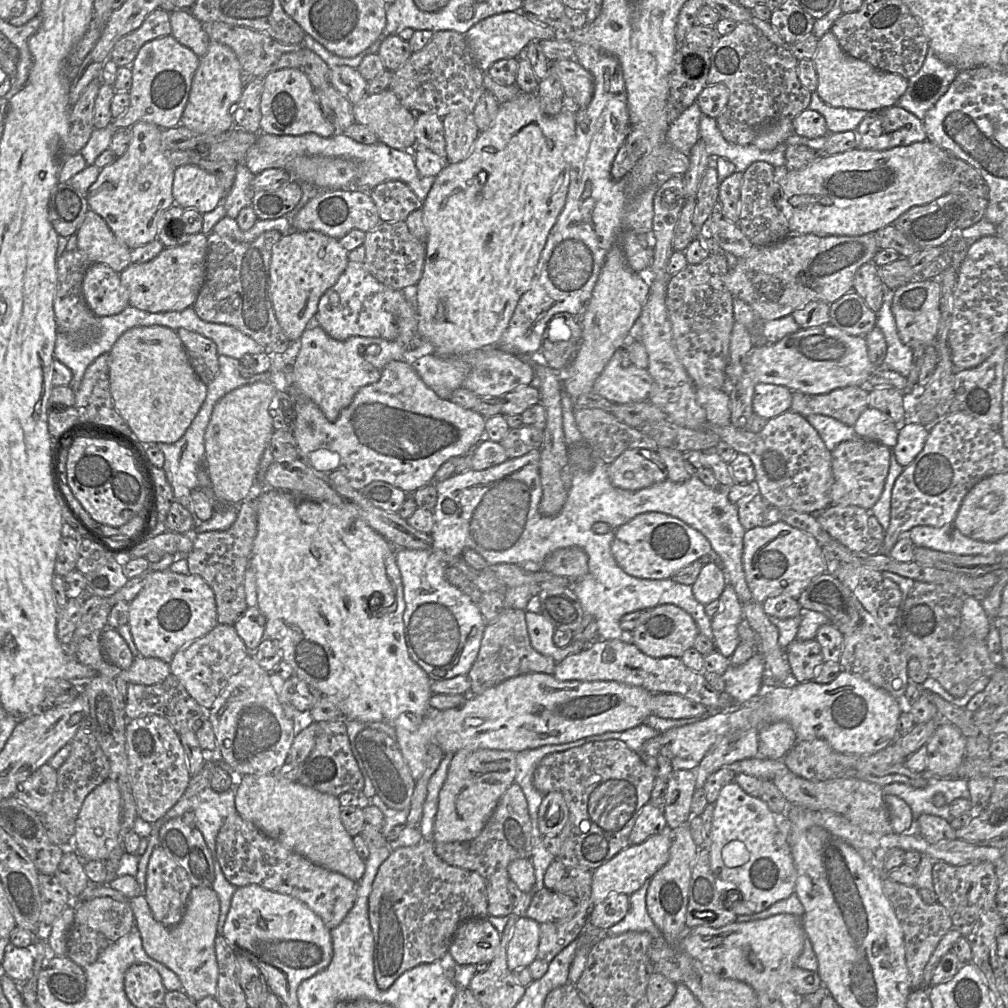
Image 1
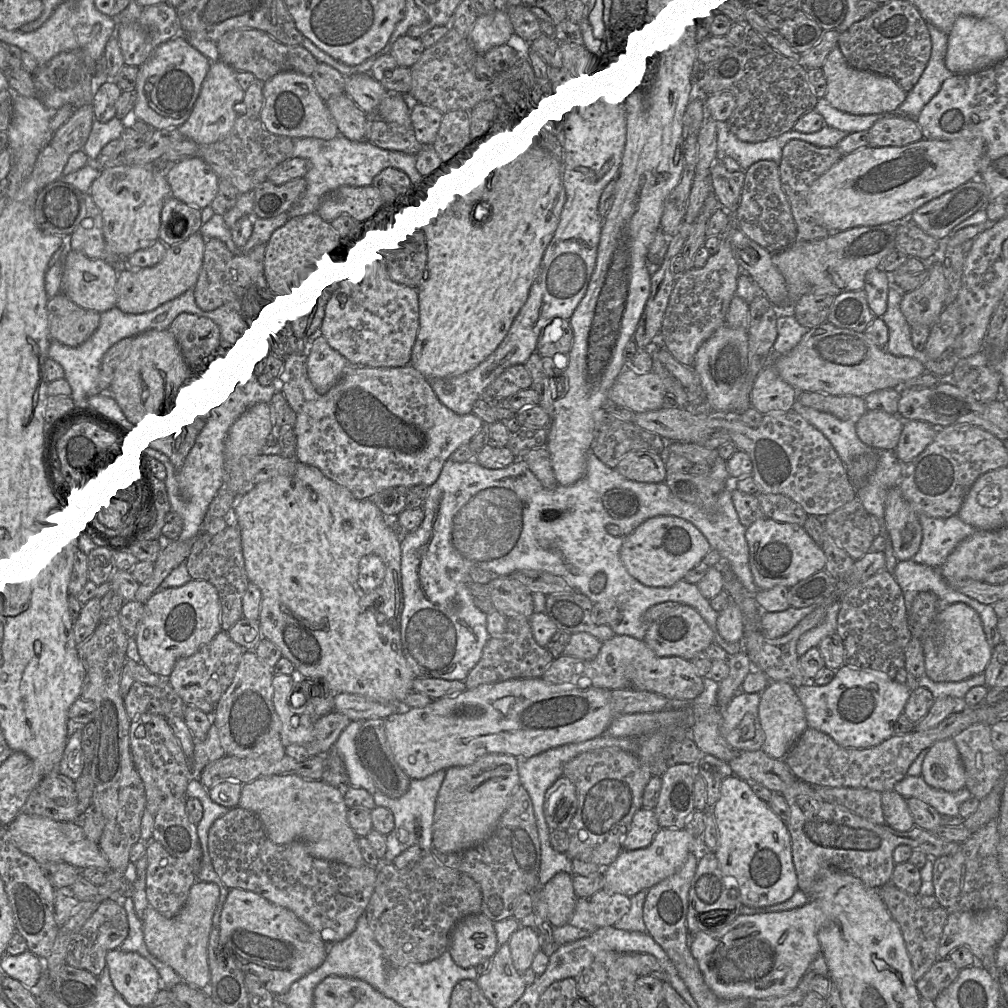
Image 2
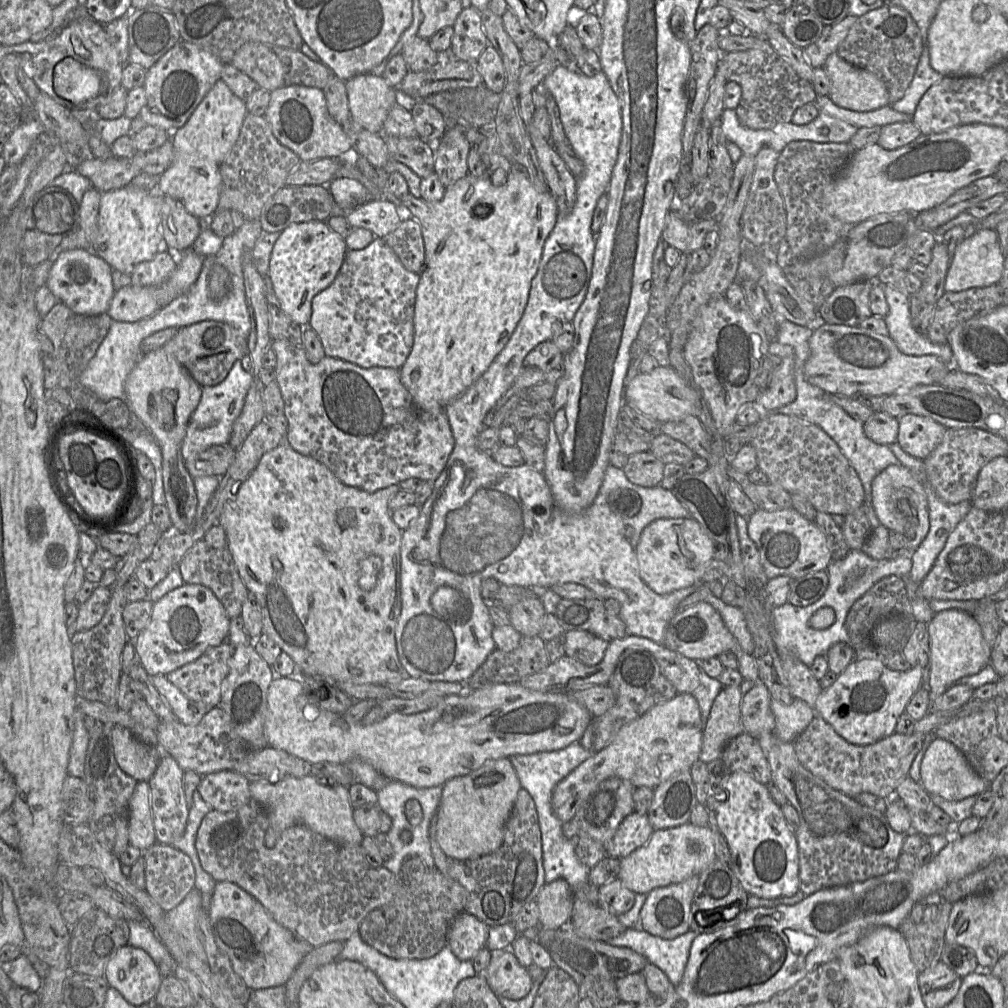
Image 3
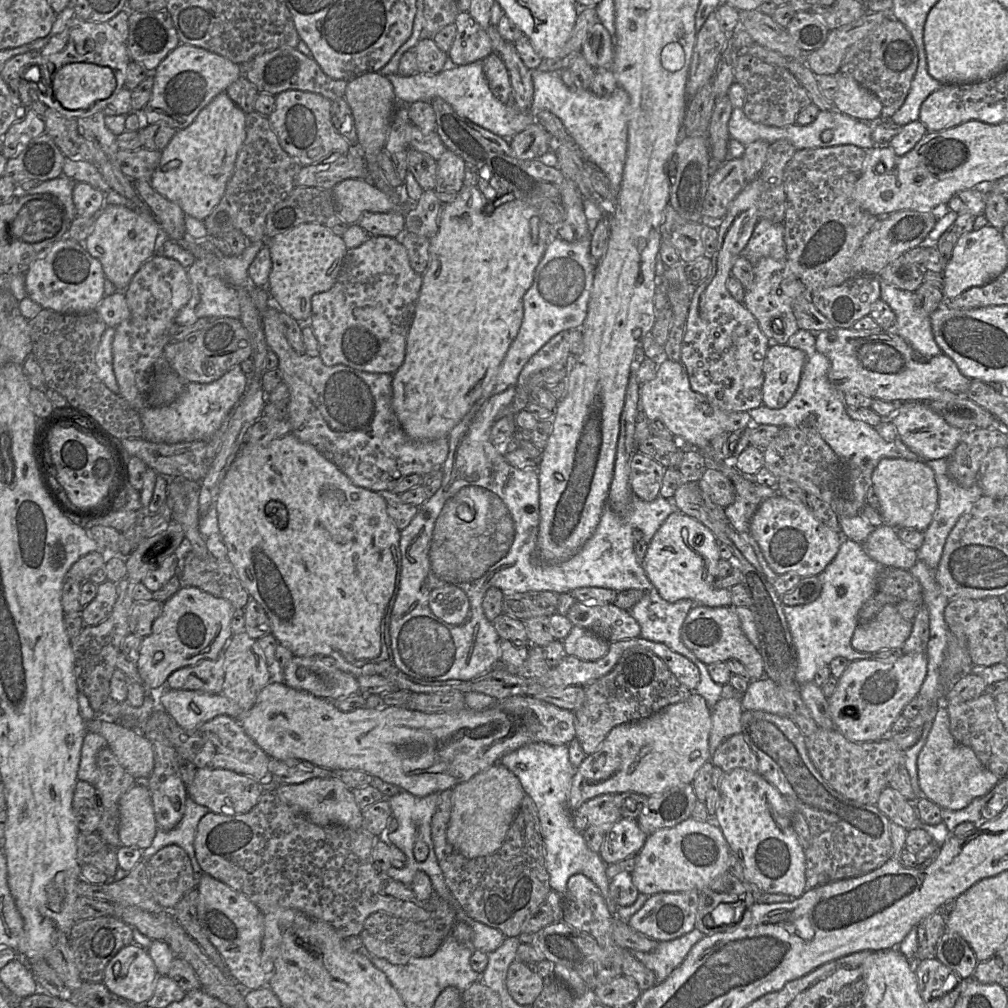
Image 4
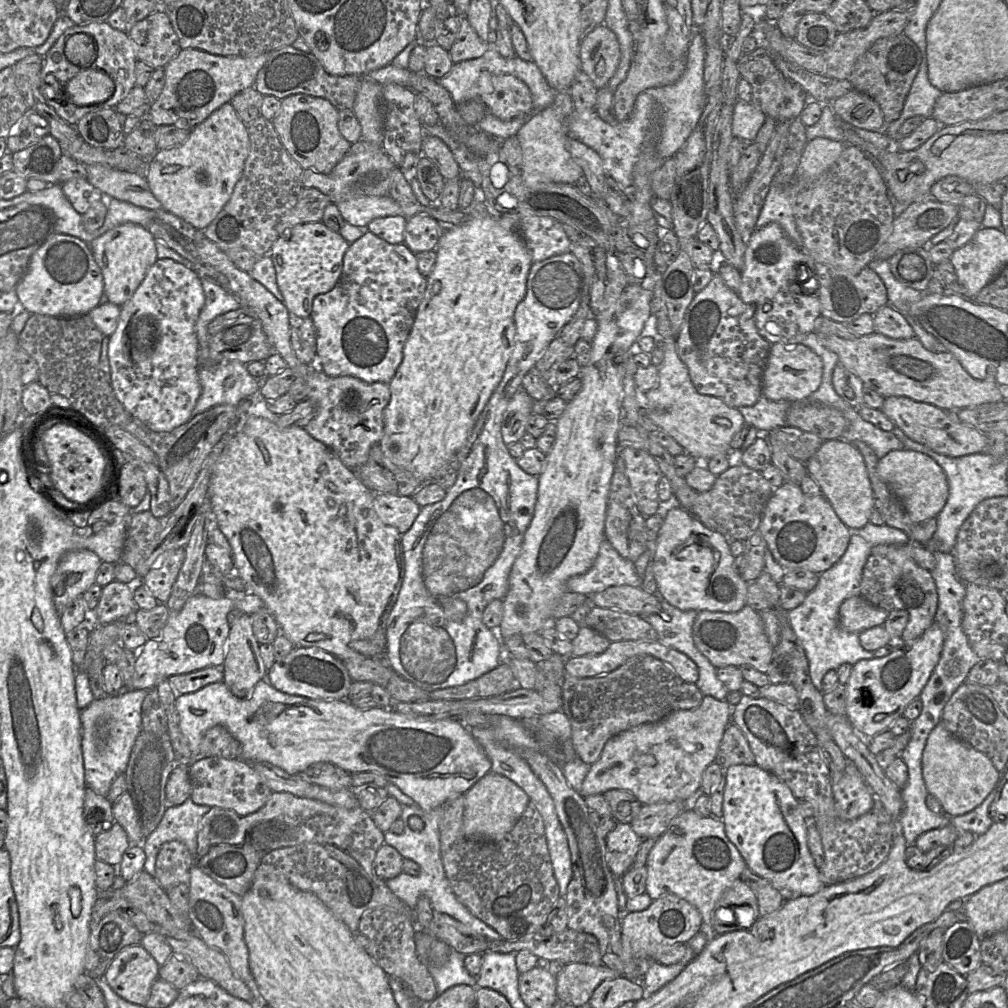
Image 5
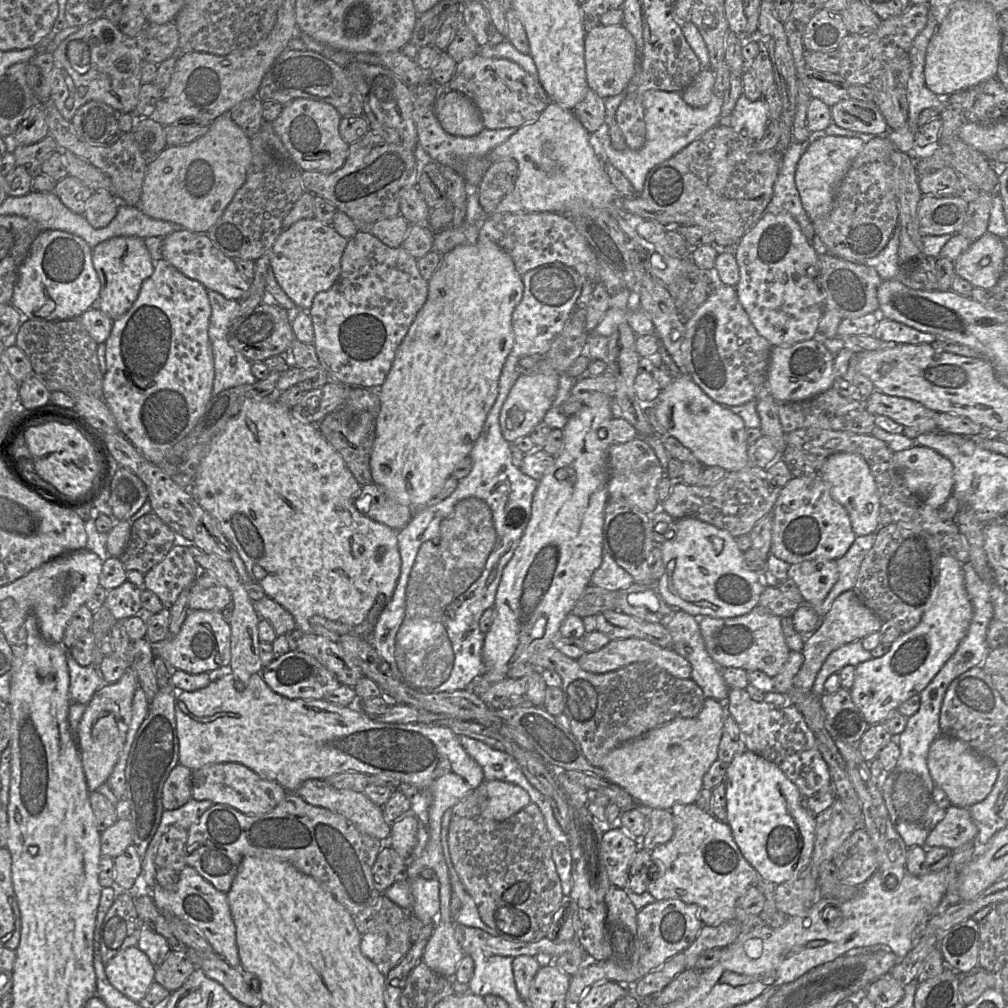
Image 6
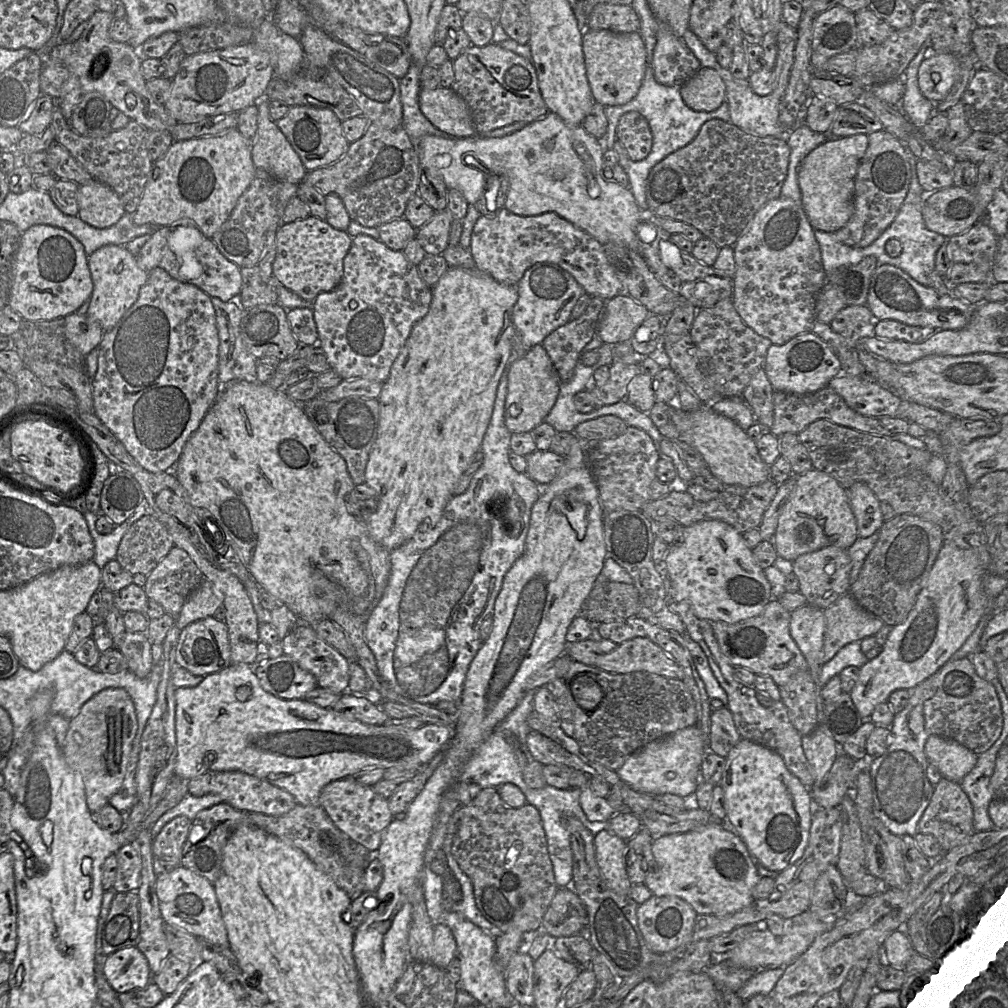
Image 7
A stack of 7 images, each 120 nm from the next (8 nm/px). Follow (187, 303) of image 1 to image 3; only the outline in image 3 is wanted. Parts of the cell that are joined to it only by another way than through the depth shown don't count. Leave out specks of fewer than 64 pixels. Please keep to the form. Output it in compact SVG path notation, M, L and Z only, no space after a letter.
M187 249L181 253L175 253L177 267L172 275L163 283L156 286L138 287L128 285L115 291L107 314L116 321L136 322L148 318L168 306L179 295L186 292L198 279L201 272L204 257L193 249Z

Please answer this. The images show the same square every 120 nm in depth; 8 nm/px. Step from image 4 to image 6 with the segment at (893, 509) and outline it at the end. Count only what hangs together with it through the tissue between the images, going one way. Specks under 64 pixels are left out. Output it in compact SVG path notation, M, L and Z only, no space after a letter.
M915 446L894 453L892 461L894 468L901 475L909 491L929 507L938 509L952 495L954 486L953 466L947 458L935 450Z

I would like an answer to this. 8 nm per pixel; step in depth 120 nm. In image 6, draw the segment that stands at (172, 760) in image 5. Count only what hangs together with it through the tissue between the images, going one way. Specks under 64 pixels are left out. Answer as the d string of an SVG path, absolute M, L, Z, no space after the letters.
M170 685L159 688L149 703L148 714L139 727L133 742L125 770L125 799L130 805L130 821L133 826L133 844L143 859L154 837L164 812L162 793L164 783L172 769L179 763L179 739L176 729L176 689Z

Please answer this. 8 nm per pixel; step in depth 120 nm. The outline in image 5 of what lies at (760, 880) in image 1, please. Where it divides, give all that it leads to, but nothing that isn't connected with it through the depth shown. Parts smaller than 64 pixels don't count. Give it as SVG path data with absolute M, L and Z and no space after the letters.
M732 765L725 769L722 817L727 838L736 847L746 866L780 891L811 896L825 885L807 845L807 820L798 809L798 800L775 775L753 765Z

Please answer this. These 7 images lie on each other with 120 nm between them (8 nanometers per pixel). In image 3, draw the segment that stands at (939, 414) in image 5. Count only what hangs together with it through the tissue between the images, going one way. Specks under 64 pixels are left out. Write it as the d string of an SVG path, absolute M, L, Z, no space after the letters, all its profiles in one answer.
M907 414L898 419L897 442L910 456L924 460L942 442L947 428L925 416Z

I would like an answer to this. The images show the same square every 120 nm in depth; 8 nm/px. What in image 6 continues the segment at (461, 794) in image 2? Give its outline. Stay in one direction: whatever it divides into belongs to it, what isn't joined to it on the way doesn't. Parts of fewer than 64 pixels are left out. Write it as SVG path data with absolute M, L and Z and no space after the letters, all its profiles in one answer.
M500 780L485 781L484 784L487 799L483 816L488 819L504 821L532 802L526 790L518 785Z

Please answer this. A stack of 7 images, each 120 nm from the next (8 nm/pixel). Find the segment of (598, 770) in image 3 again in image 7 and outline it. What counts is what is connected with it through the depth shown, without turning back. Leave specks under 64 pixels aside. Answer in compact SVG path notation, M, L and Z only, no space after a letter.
M689 726L646 744L615 772L635 791L652 796L675 794L691 799L700 783L700 768L707 752L707 736L698 726Z

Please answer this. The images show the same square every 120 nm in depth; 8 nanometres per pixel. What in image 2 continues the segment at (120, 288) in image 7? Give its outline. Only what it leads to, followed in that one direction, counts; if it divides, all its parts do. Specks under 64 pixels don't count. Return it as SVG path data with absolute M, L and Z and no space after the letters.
M152 165L104 167L89 193L102 214L106 245L119 260L126 260L159 240L161 211L164 202L171 196L171 188L166 175Z

